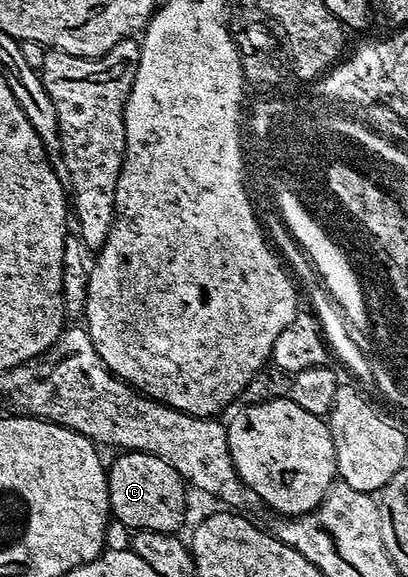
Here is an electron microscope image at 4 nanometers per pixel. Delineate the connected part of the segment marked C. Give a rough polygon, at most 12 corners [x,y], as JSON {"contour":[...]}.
{"contour":[[117,453],[108,508],[129,531],[177,533],[186,483],[166,460]]}

